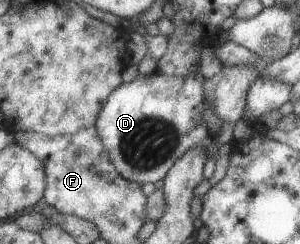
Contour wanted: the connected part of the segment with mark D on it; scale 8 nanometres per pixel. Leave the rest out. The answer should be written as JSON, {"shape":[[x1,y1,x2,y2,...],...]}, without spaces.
{"shape":[[155,72,146,77,138,75,130,83,120,83,118,88,108,95,106,103,102,105,98,113,94,127,108,159,123,179,135,182,139,186,146,183,154,184,166,176,178,157,181,157,190,147,208,149,210,156,213,152,216,154,217,149,214,145,216,139,202,121,202,109,204,109,202,84,204,81,200,72,190,73,186,77,166,77]]}

